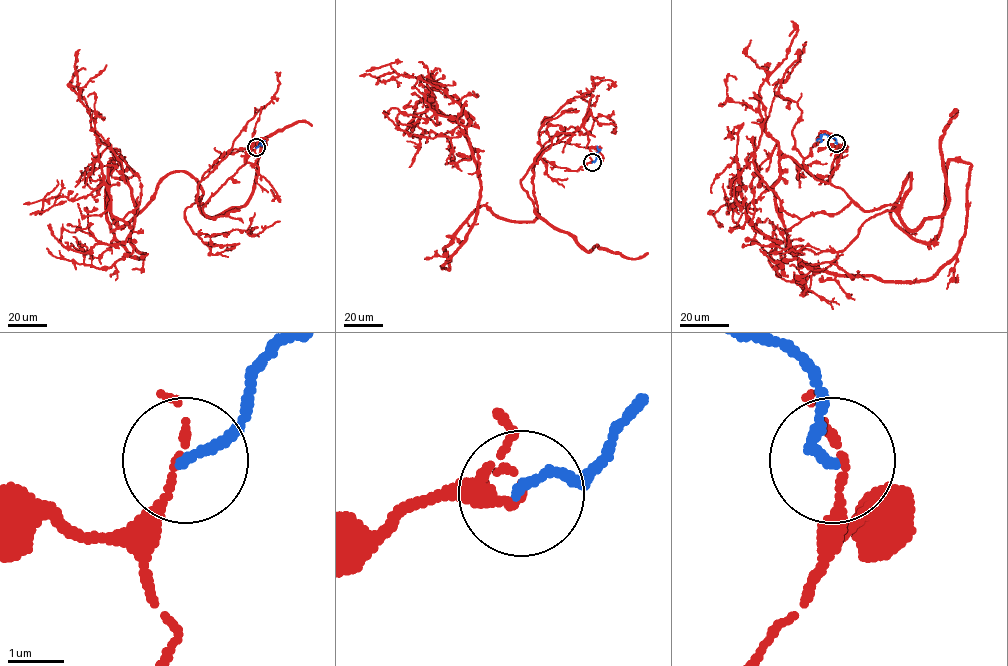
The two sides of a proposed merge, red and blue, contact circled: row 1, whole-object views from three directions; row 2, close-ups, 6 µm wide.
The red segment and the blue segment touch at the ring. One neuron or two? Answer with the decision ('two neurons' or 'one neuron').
two neurons

